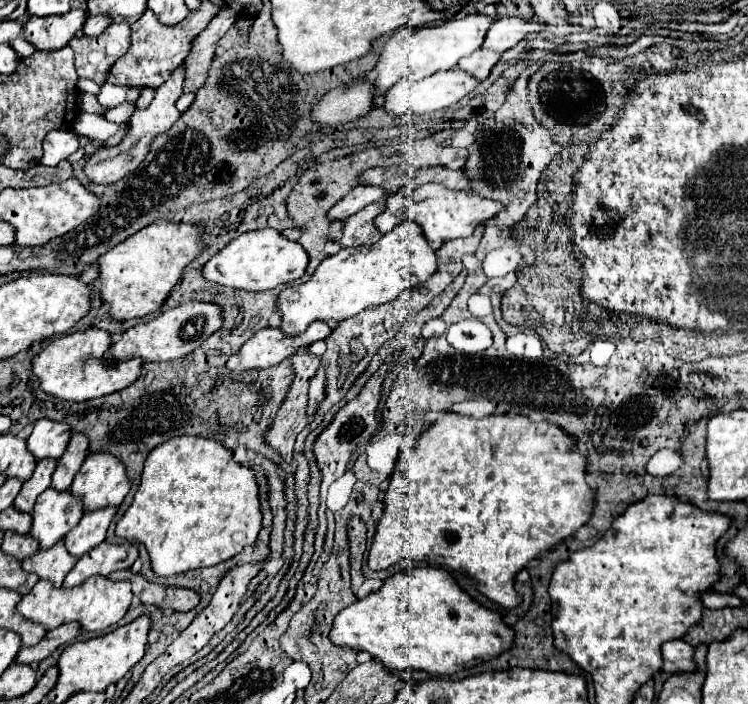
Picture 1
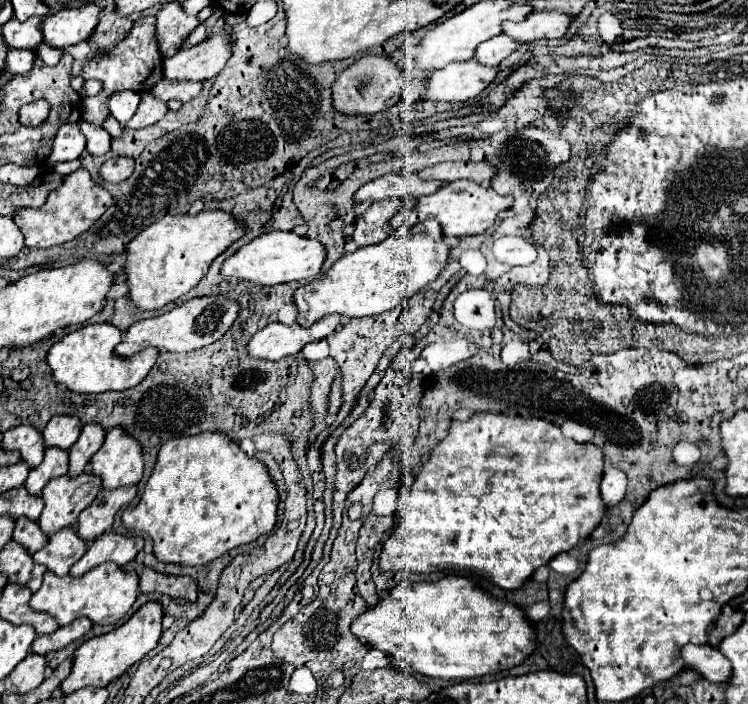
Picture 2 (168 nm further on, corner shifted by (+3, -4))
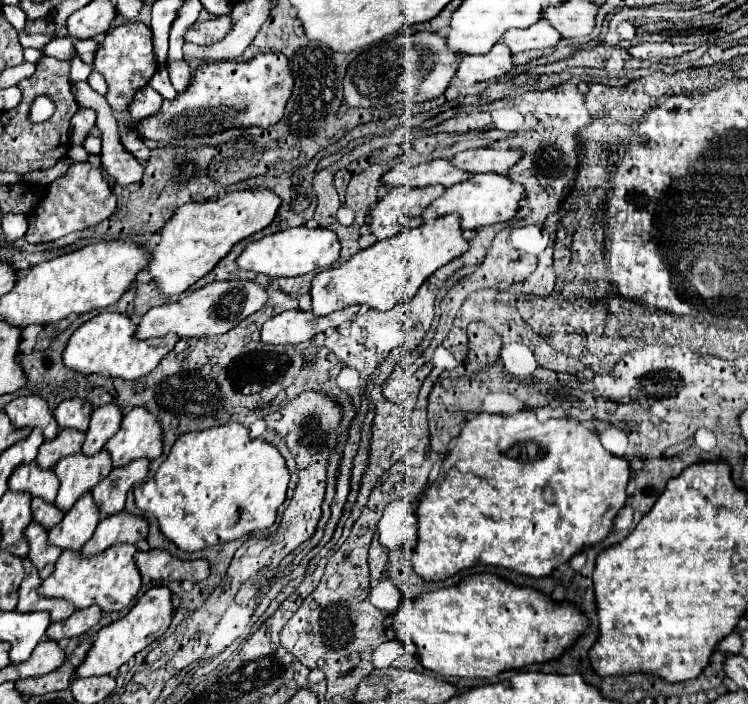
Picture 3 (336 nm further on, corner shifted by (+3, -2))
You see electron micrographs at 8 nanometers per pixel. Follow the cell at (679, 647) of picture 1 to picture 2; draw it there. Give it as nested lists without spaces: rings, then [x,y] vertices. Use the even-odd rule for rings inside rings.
[[[686,644],[682,646],[680,650],[684,662],[686,662],[686,668],[694,670],[696,674],[704,676],[706,680],[710,682],[716,682],[716,684],[722,684],[730,678],[730,662],[718,652],[718,648],[712,648],[712,646],[696,646],[696,644]]]

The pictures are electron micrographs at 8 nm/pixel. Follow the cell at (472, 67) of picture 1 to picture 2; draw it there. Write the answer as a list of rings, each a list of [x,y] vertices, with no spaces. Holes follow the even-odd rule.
[[[500,34],[500,36],[480,44],[476,48],[476,52],[474,52],[474,60],[484,64],[484,66],[498,66],[516,48],[518,48],[518,44],[514,40],[510,40],[508,36]]]

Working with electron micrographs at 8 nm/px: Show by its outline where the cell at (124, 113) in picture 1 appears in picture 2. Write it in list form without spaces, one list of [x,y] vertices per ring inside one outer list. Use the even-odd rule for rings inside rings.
[[[144,92],[136,114],[124,124],[124,128],[146,128],[146,126],[162,120],[166,112],[168,112],[168,106],[164,102],[156,100],[152,94]]]

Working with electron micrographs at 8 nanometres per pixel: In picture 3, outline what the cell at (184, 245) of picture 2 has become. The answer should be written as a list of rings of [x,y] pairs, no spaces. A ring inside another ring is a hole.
[[[246,188],[230,192],[224,198],[184,204],[162,228],[160,244],[152,250],[148,270],[154,274],[154,282],[166,296],[178,296],[206,276],[224,258],[234,244],[254,236],[272,224],[278,214],[282,198],[270,188]]]

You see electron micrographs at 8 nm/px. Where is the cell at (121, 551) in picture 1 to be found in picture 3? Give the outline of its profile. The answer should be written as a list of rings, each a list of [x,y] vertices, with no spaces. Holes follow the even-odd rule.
[[[120,510],[120,514],[106,516],[104,520],[100,520],[94,536],[88,540],[88,544],[84,544],[82,554],[92,556],[104,552],[116,542],[136,544],[146,536],[148,536],[148,520],[144,516],[136,516],[126,510]]]

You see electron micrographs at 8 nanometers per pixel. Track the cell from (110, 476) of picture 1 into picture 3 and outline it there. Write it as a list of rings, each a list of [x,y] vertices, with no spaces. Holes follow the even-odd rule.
[[[132,408],[122,418],[120,430],[104,446],[112,454],[116,468],[146,456],[154,460],[162,454],[164,442],[160,422],[146,408]]]

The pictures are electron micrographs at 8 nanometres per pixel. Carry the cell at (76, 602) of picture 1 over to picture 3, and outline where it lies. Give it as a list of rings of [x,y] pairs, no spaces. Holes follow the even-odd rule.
[[[114,544],[100,556],[80,556],[80,552],[62,552],[54,572],[40,584],[38,592],[48,598],[72,600],[74,608],[88,608],[92,602],[106,612],[118,612],[128,608],[138,596],[142,578],[134,562],[134,544]]]

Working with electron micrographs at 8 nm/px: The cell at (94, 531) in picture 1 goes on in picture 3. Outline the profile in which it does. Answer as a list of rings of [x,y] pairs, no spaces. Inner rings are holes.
[[[140,458],[134,460],[132,464],[126,464],[124,468],[114,468],[110,476],[100,480],[100,484],[96,484],[96,488],[92,490],[100,514],[110,516],[120,512],[124,508],[126,494],[132,488],[132,484],[142,482],[146,474],[148,474],[148,458]]]

